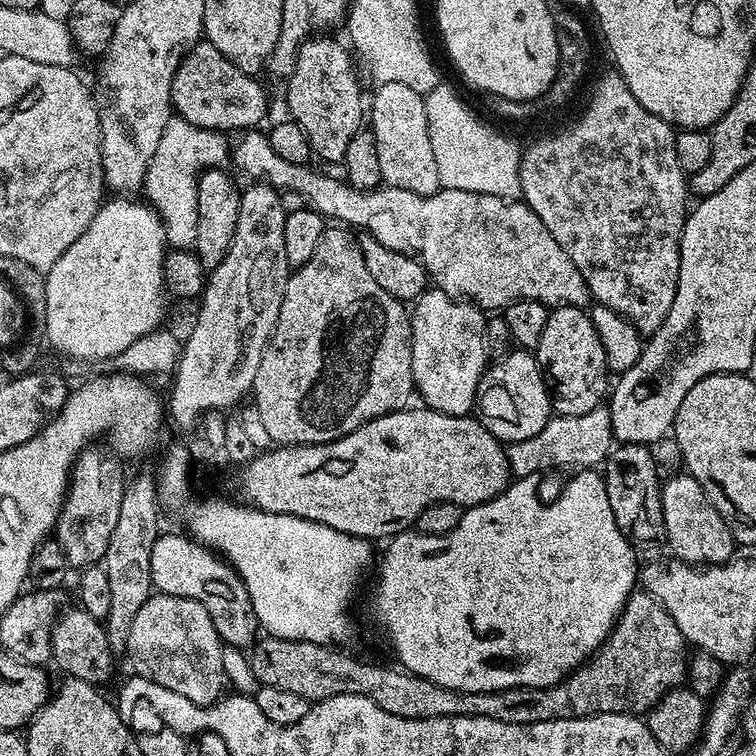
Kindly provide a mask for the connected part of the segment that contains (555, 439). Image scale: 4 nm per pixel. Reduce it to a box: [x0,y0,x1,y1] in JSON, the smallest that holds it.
[507,406,614,477]

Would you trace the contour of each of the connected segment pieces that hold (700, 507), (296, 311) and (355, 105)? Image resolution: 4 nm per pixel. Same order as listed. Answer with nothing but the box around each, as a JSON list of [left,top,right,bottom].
[[660,474,738,566],[250,226,414,446],[286,35,366,165]]

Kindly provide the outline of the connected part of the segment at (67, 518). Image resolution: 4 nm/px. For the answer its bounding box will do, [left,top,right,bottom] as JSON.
[54,446,126,570]

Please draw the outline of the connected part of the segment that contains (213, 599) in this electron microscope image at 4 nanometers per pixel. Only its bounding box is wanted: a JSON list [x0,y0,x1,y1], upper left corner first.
[150,534,261,650]

